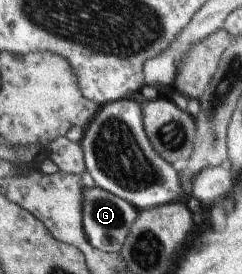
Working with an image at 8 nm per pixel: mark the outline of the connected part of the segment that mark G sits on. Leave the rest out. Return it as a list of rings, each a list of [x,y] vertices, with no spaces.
[[[95,185],[93,187],[84,186],[84,205],[82,205],[82,223],[84,233],[92,247],[103,252],[119,253],[128,237],[130,227],[138,215],[138,210],[128,203],[126,199],[102,189]]]

